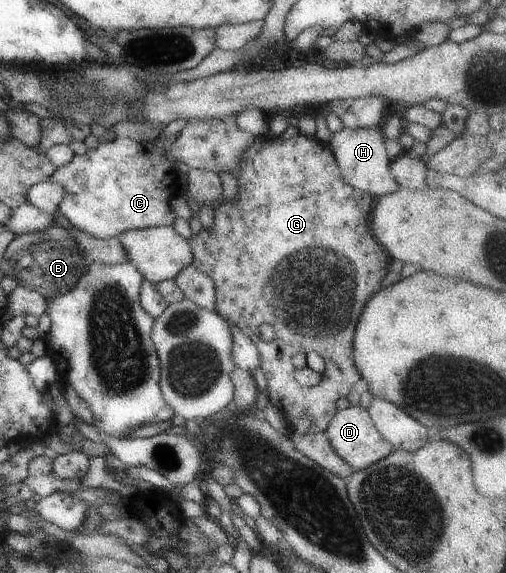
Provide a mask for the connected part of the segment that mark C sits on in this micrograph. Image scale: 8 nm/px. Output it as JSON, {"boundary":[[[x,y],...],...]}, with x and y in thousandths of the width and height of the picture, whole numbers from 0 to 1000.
{"boundary":[[[464,202],[439,209],[370,209],[338,250],[316,241],[306,241],[291,251],[237,239],[227,239],[219,248],[198,246],[186,260],[172,260],[162,271],[144,271],[136,284],[111,293],[95,316],[115,319],[128,333],[115,361],[123,377],[146,398],[180,414],[211,417],[233,414],[255,401],[340,394],[348,379],[336,368],[334,349],[354,337],[350,290],[362,286],[374,295],[393,293],[427,304],[453,300],[464,311],[478,267],[498,251],[500,243],[492,232],[466,222]]]}

